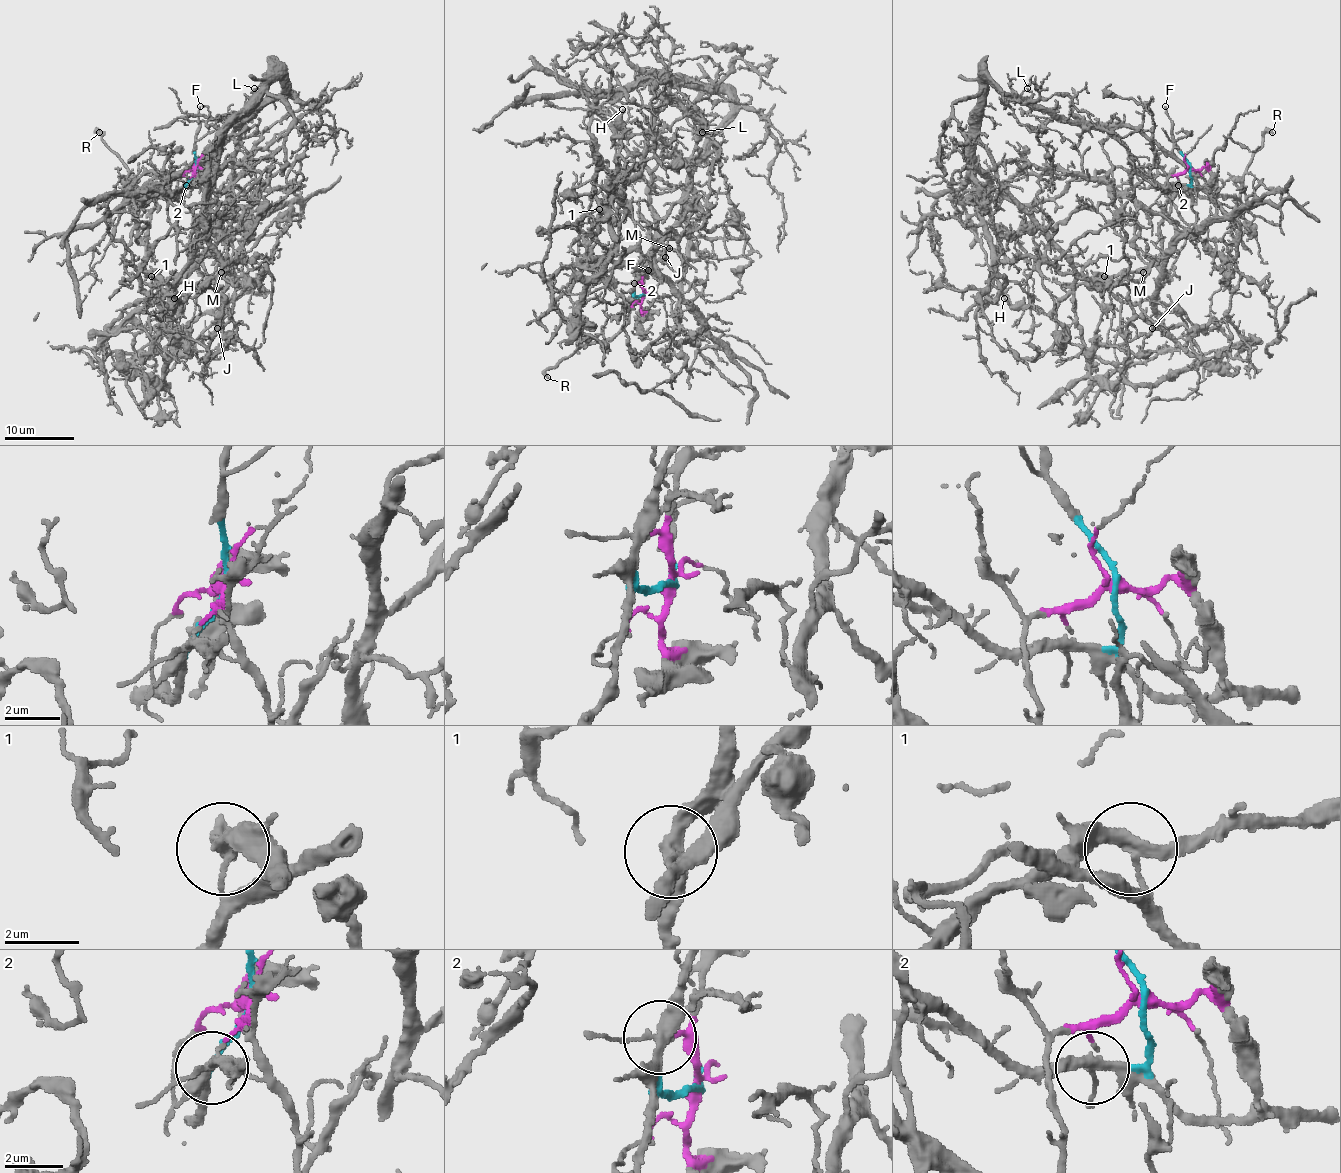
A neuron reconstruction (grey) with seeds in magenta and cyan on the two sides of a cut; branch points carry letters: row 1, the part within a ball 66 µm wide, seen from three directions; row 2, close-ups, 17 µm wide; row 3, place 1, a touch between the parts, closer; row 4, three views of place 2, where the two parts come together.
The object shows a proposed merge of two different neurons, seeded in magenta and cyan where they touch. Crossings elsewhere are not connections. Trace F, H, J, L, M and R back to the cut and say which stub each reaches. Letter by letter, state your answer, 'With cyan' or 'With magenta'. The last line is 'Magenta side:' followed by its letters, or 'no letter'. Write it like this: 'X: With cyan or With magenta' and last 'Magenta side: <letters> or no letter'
F: With cyan
H: With magenta
J: With magenta
L: With cyan
M: With magenta
R: With cyan
Magenta side: H, J, M

